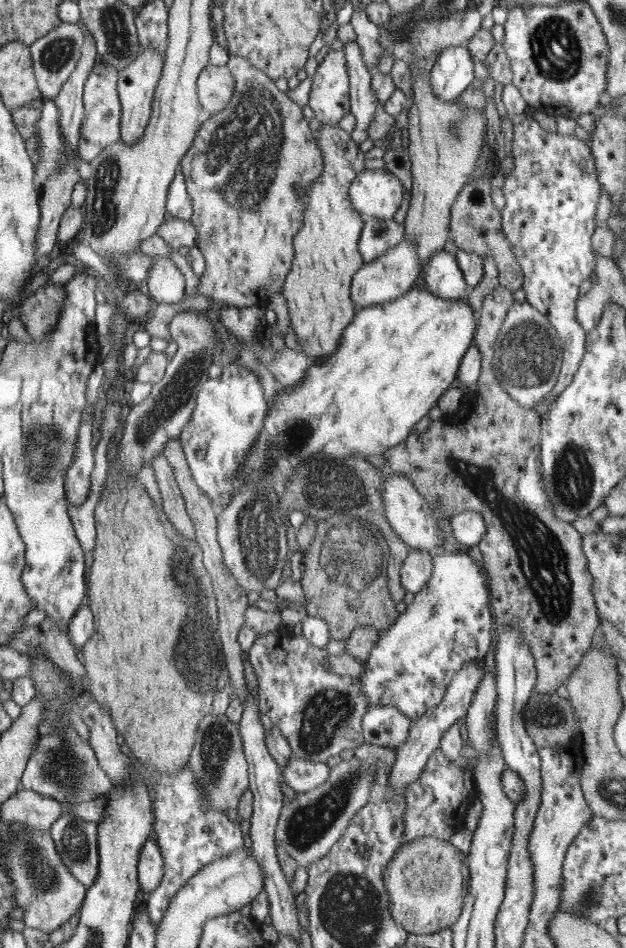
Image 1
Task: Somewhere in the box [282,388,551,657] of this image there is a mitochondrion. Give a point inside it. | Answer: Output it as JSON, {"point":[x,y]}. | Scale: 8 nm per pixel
{"point":[351,554]}

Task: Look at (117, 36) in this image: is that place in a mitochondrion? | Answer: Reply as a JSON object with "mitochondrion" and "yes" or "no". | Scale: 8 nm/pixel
{"mitochondrion":"yes"}

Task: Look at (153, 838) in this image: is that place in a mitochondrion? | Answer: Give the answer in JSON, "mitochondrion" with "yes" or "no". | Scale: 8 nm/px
{"mitochondrion":"no"}

